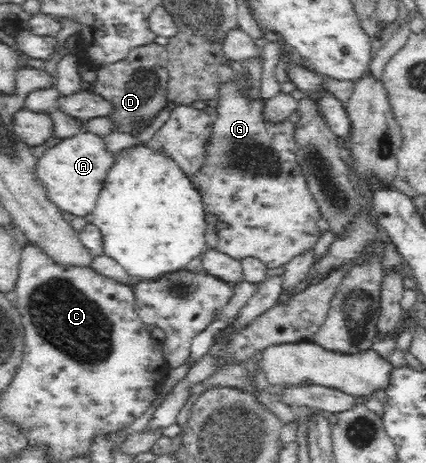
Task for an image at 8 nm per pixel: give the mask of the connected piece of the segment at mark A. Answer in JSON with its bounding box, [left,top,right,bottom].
[35,129,115,217]

